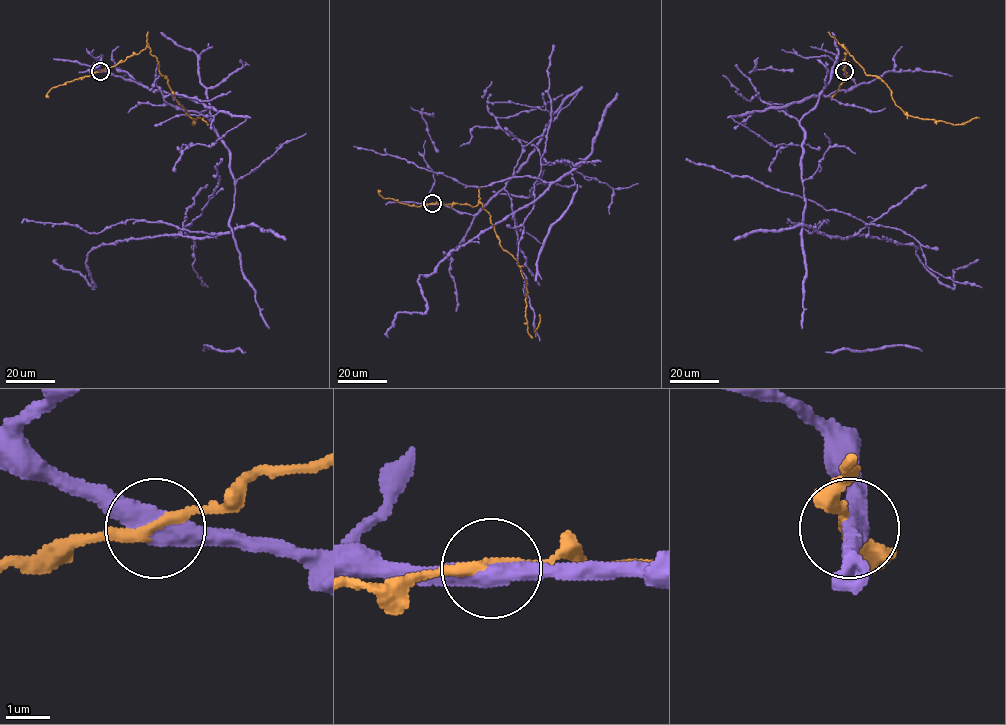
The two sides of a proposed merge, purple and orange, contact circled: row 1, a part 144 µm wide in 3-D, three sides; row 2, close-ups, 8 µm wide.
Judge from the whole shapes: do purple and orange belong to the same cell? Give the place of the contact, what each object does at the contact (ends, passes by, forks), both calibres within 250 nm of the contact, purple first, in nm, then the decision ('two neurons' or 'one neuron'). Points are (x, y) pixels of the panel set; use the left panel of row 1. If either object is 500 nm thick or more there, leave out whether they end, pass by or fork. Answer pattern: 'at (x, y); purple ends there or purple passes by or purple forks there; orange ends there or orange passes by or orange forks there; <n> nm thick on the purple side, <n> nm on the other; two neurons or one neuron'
at (100, 71); 500 nm thick on the purple side, 240 nm on the other; two neurons

